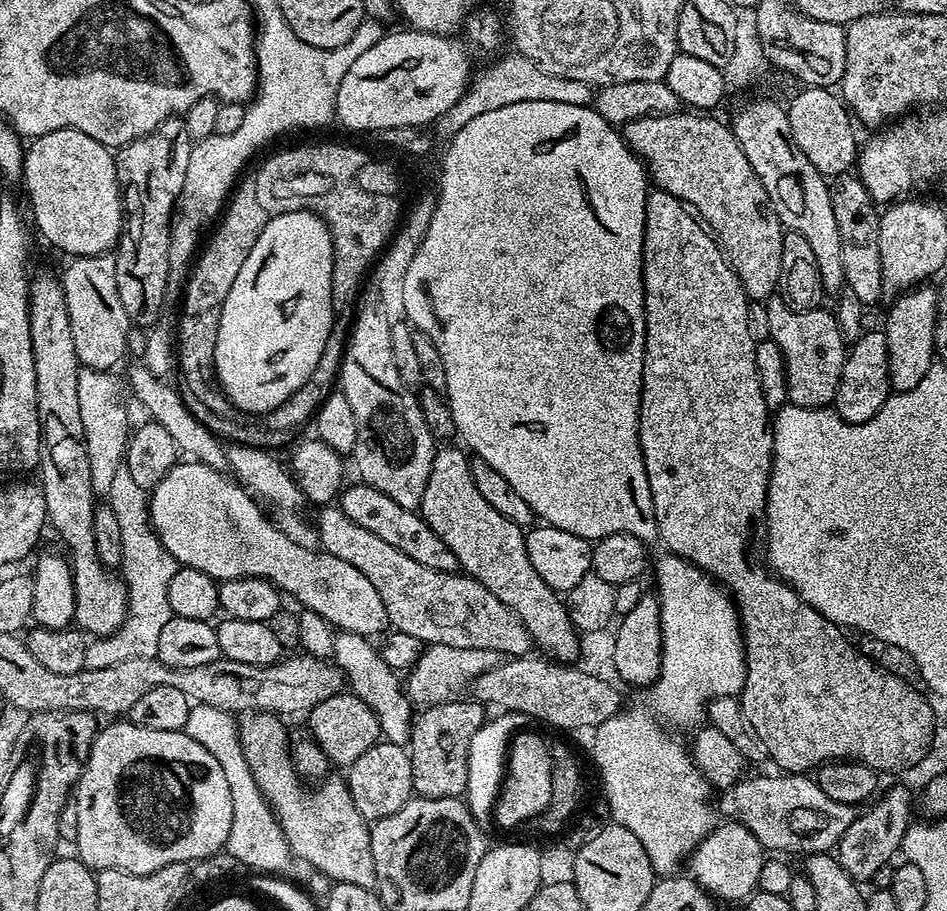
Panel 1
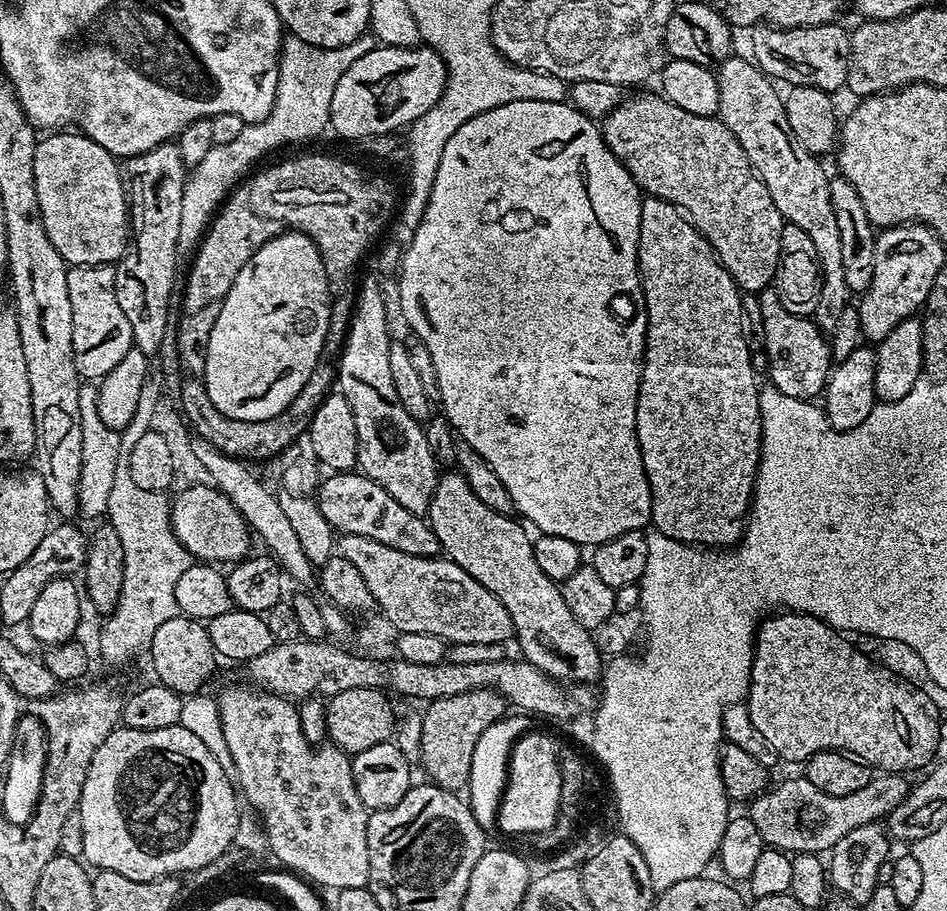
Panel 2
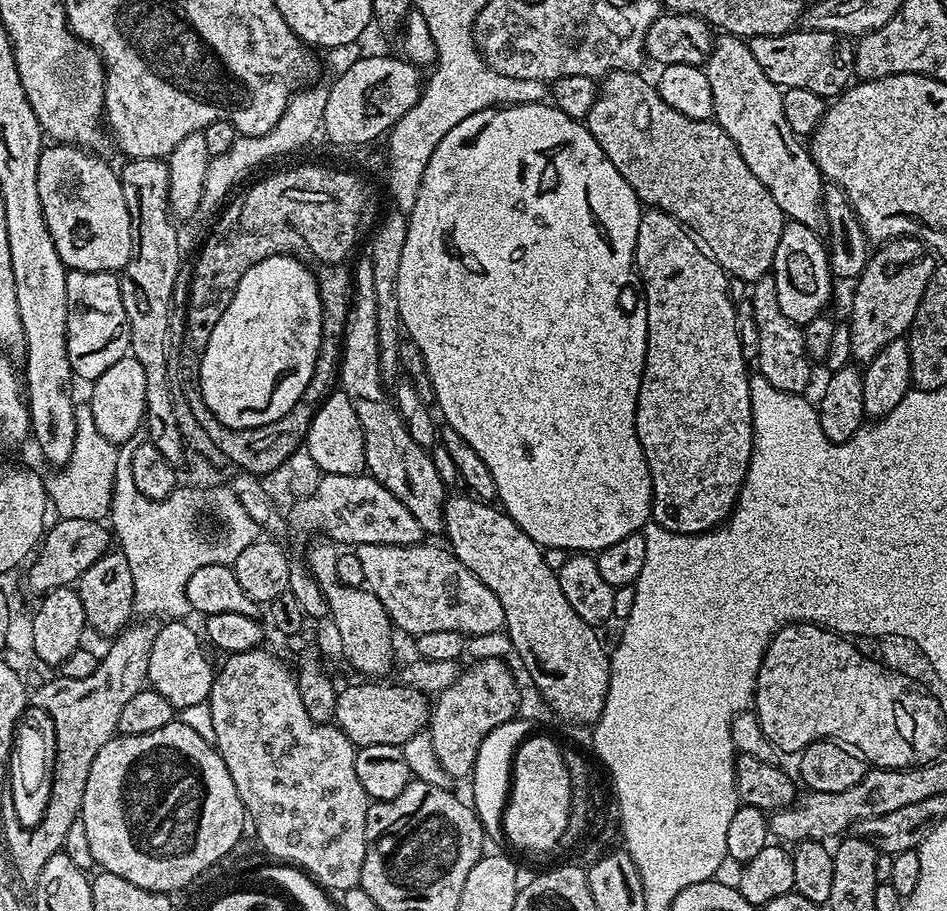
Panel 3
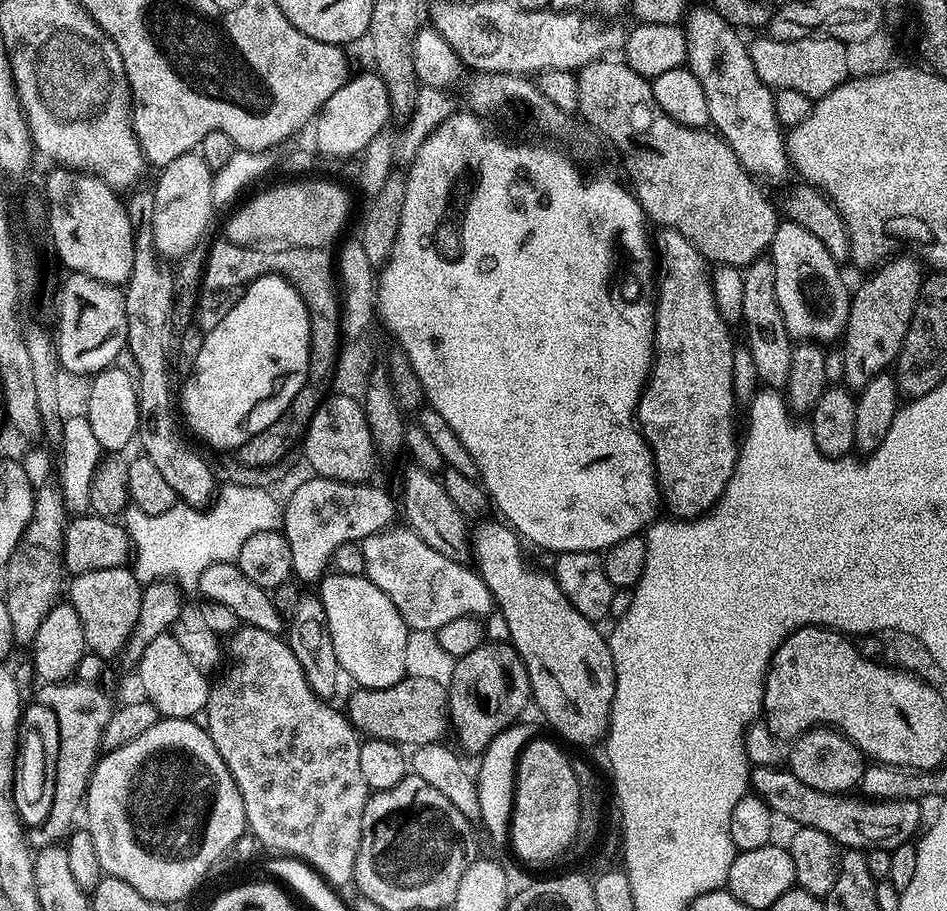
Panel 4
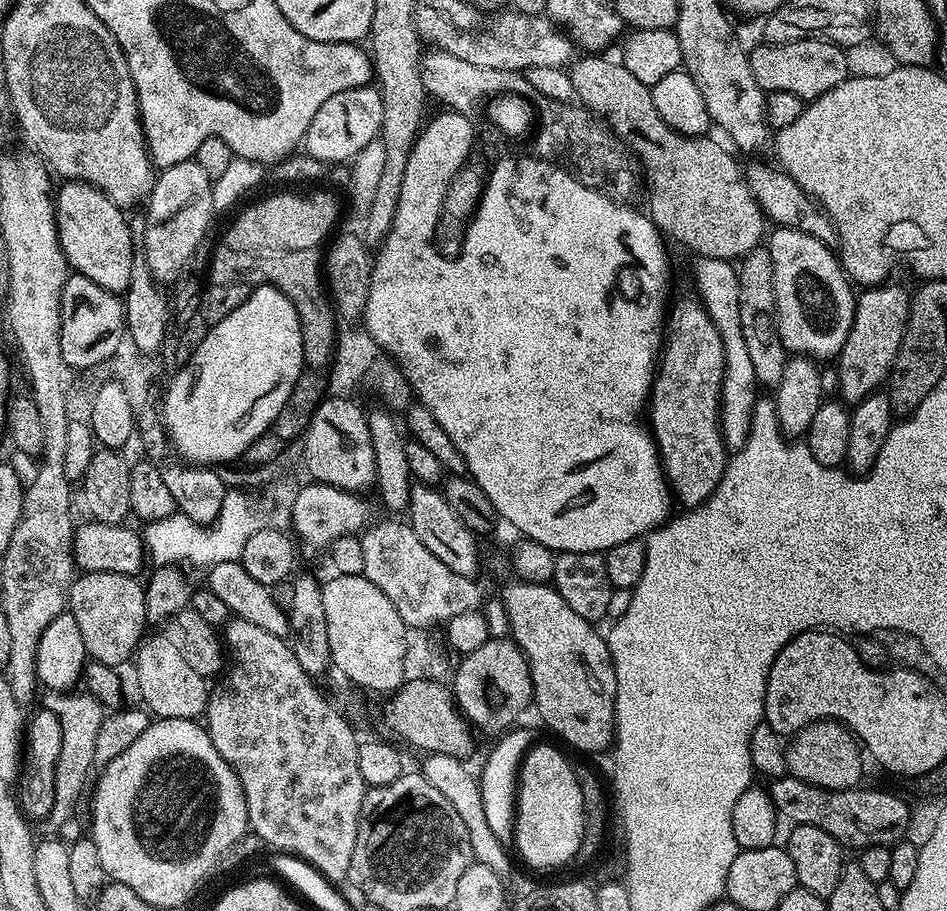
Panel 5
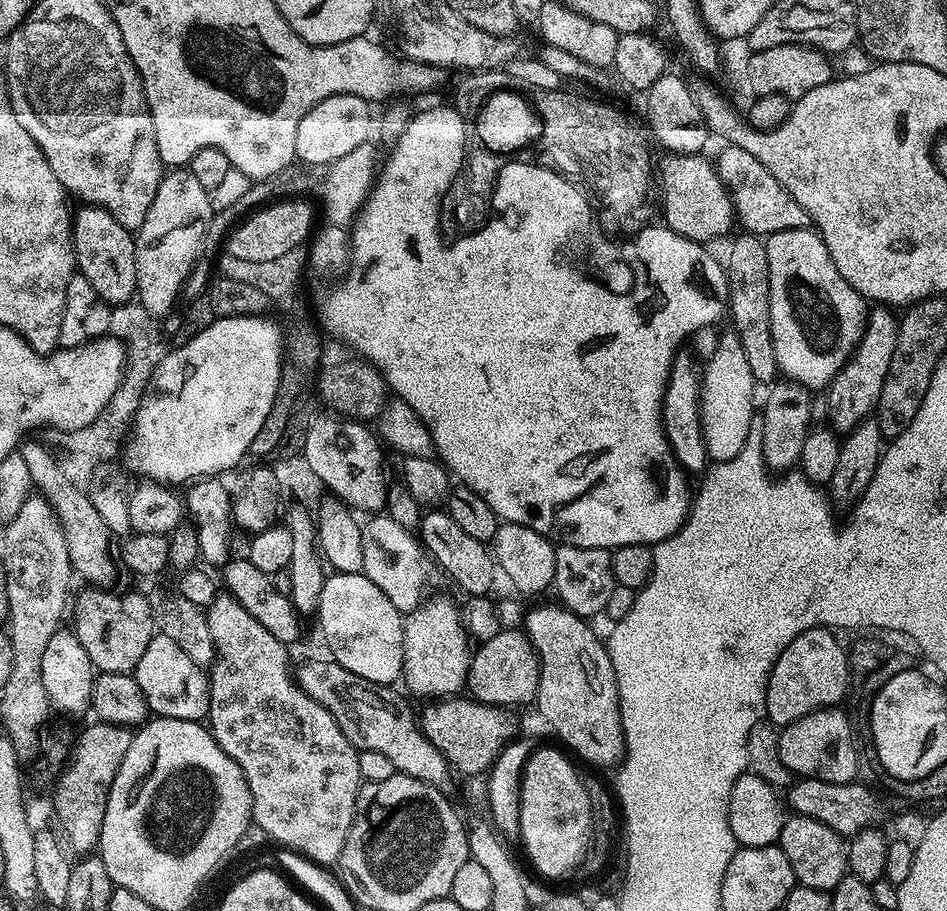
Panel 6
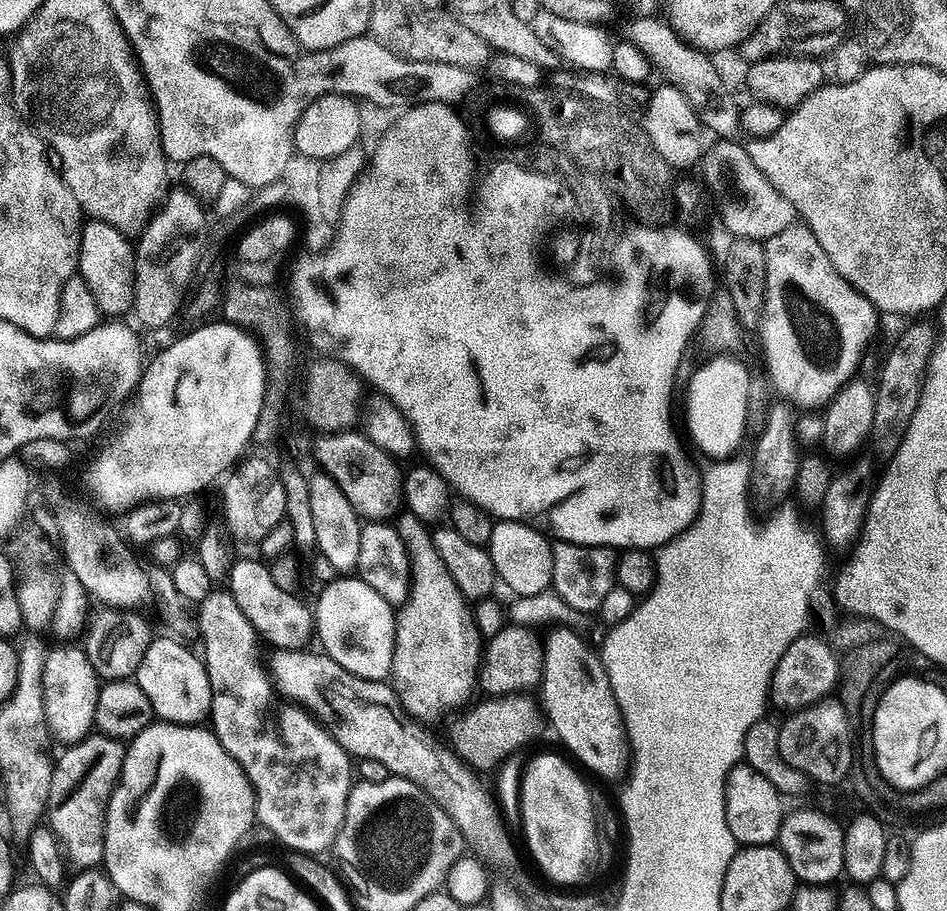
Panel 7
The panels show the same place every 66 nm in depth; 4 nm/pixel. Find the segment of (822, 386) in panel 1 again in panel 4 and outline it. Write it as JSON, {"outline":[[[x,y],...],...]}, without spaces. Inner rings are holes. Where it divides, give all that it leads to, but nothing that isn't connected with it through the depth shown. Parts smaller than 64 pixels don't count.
{"outline":[[[761,258],[743,269],[742,327],[748,335],[746,349],[753,356],[759,383],[772,390],[784,390],[790,378],[793,337],[788,335],[786,322],[776,297],[776,271],[771,259]]]}

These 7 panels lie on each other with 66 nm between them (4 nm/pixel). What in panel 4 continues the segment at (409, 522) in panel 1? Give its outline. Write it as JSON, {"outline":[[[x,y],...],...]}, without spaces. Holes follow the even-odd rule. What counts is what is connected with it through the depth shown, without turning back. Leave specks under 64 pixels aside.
{"outline":[[[315,475],[312,480],[298,486],[298,490],[283,503],[282,531],[286,542],[290,542],[292,571],[297,577],[324,576],[338,546],[363,542],[367,536],[393,527],[392,519],[398,516],[397,501],[393,493],[391,496],[374,485],[372,482],[351,484]]]}

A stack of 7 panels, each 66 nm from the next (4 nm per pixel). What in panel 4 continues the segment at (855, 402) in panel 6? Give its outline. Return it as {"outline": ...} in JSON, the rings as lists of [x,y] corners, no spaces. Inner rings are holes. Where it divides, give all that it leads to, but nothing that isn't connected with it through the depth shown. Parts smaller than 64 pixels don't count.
{"outline":[[[915,255],[895,256],[885,259],[868,274],[873,276],[866,277],[854,288],[848,301],[848,321],[842,333],[842,347],[846,358],[843,383],[849,389],[864,388],[870,378],[895,365],[904,345],[906,330],[916,309],[926,272],[920,269],[921,261]]]}

